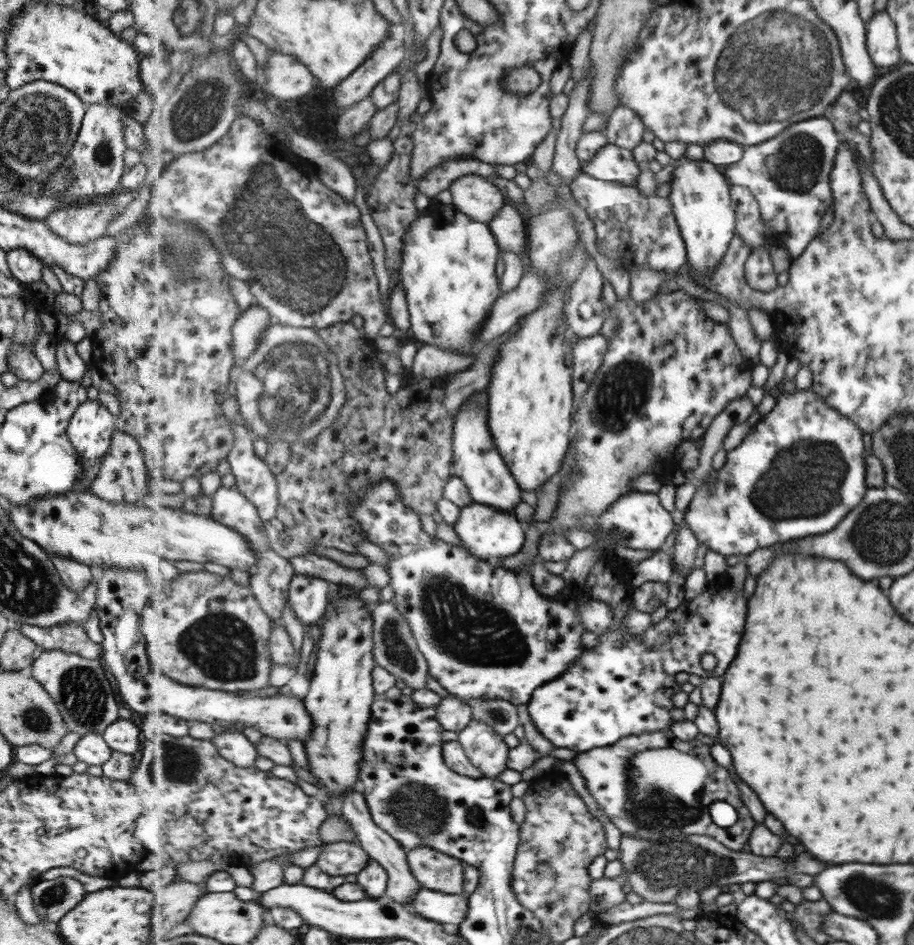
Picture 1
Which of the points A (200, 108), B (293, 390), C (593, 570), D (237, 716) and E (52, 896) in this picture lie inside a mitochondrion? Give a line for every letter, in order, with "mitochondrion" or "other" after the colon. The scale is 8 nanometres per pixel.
A: mitochondrion
B: mitochondrion
C: other
D: other
E: mitochondrion

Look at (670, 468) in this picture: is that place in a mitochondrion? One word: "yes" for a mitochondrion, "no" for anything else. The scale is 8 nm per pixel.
no

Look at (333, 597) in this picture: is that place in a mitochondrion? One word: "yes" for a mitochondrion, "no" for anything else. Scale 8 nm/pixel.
no

